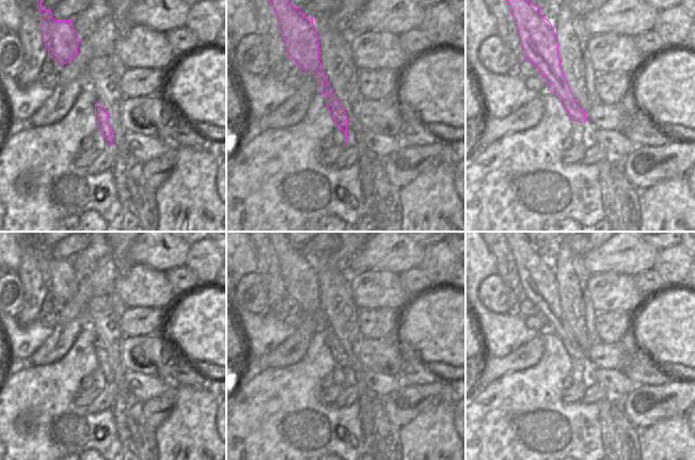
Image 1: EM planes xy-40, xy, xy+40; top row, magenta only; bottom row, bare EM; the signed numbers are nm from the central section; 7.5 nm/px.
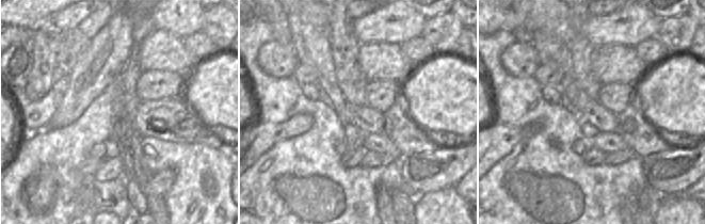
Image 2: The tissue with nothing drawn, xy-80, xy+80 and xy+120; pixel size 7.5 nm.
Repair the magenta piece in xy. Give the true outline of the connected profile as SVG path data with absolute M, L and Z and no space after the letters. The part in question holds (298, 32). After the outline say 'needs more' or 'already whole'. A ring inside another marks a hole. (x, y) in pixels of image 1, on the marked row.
M269 0L279 21L281 36L285 43L287 57L300 68L300 74L317 75L317 93L326 96L326 105L335 124L345 132L345 143L349 142L349 118L328 84L327 76L321 69L321 50L319 35L313 23L289 0Z; needs more

